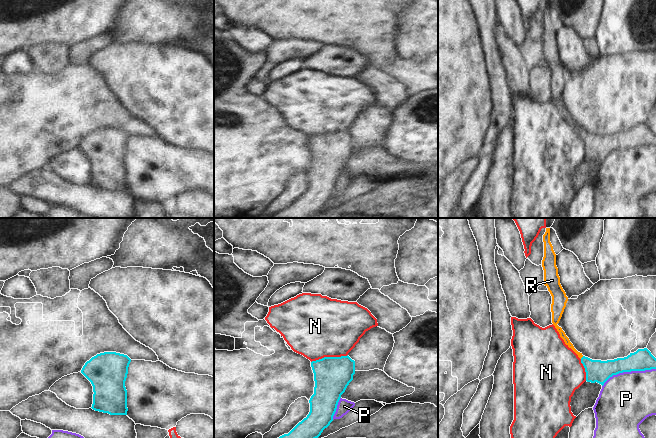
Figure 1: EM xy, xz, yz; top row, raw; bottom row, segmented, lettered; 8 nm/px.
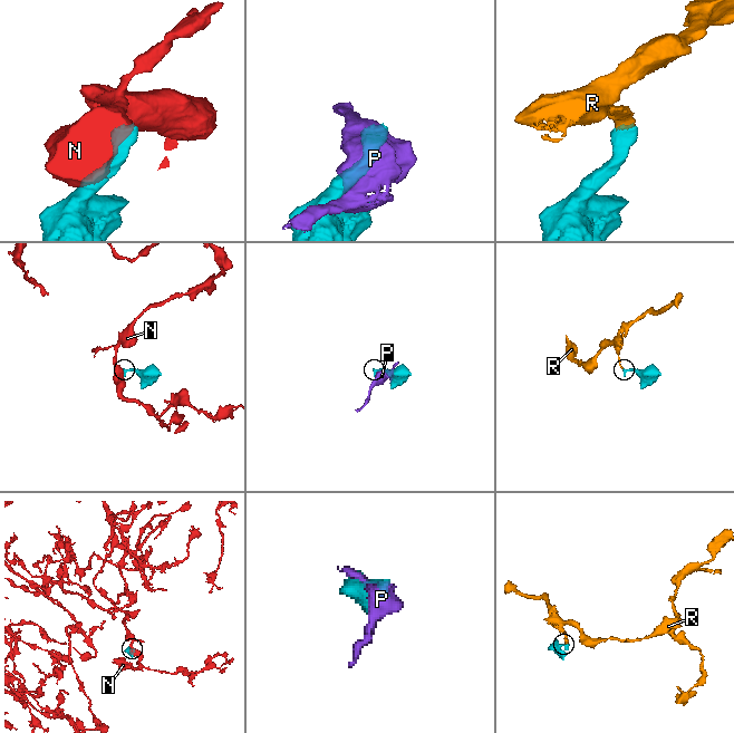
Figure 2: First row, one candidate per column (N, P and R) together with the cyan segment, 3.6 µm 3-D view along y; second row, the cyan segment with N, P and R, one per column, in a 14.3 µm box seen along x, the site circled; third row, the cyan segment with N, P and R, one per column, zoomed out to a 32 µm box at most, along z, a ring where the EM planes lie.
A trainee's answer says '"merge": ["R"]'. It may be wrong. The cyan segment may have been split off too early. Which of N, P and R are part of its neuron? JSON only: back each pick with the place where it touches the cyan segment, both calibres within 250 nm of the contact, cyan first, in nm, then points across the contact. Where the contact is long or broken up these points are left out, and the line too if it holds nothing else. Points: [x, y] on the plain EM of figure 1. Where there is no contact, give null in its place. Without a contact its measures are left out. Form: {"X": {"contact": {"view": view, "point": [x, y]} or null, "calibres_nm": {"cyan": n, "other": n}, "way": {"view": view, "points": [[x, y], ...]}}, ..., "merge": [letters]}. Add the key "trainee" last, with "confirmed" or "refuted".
{"R": {"contact": {"view": "yz", "point": [582, 133]}, "calibres_nm": {"cyan": 180, "other": 50}, "way": {"view": "yz", "points": [[598, 147], [582, 133], [562, 110]]}}, "merge": ["R"], "trainee": "confirmed"}

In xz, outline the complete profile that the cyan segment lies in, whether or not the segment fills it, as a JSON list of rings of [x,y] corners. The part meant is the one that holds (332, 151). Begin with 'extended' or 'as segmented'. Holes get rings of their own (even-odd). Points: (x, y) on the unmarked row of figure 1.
as segmented | [[[348,131],[324,133],[312,137],[314,170],[311,172],[310,188],[288,210],[273,218],[311,218],[318,214],[333,197],[338,178],[355,150],[355,137]]]

